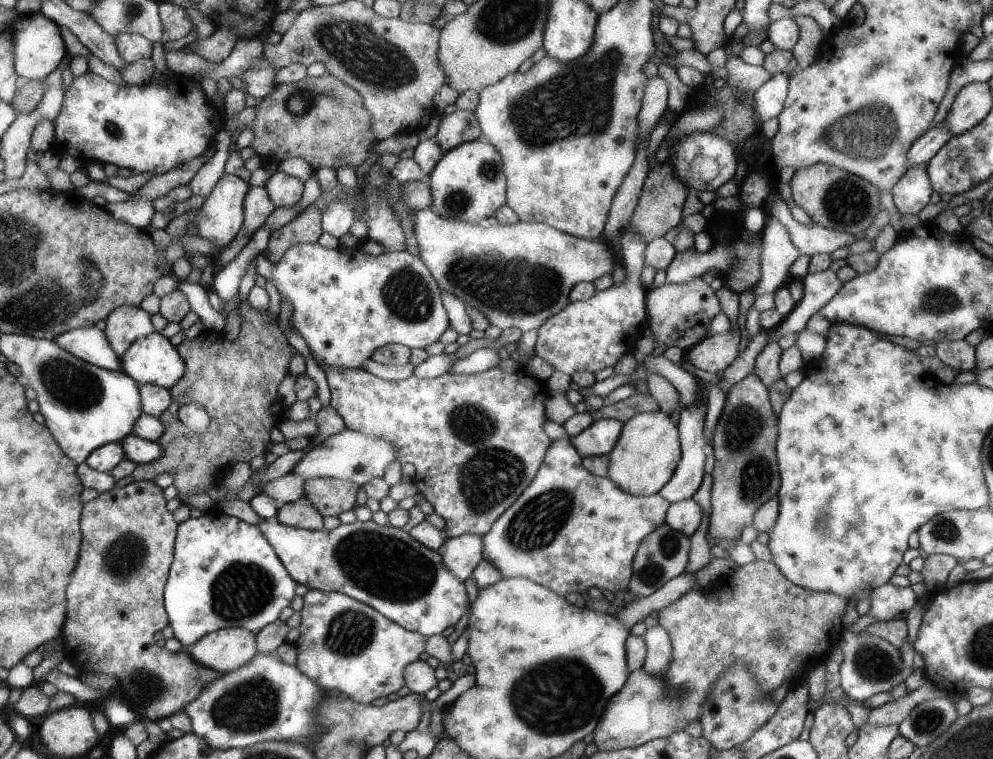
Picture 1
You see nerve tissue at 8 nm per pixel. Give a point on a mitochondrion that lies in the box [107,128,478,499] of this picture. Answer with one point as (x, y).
(406, 295)

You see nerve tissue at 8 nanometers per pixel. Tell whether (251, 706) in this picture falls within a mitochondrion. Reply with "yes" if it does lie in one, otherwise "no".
yes

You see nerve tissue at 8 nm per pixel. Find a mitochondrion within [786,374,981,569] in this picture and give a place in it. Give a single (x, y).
(946, 531)

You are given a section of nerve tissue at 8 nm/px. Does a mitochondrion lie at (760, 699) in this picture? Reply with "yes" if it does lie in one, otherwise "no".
yes

